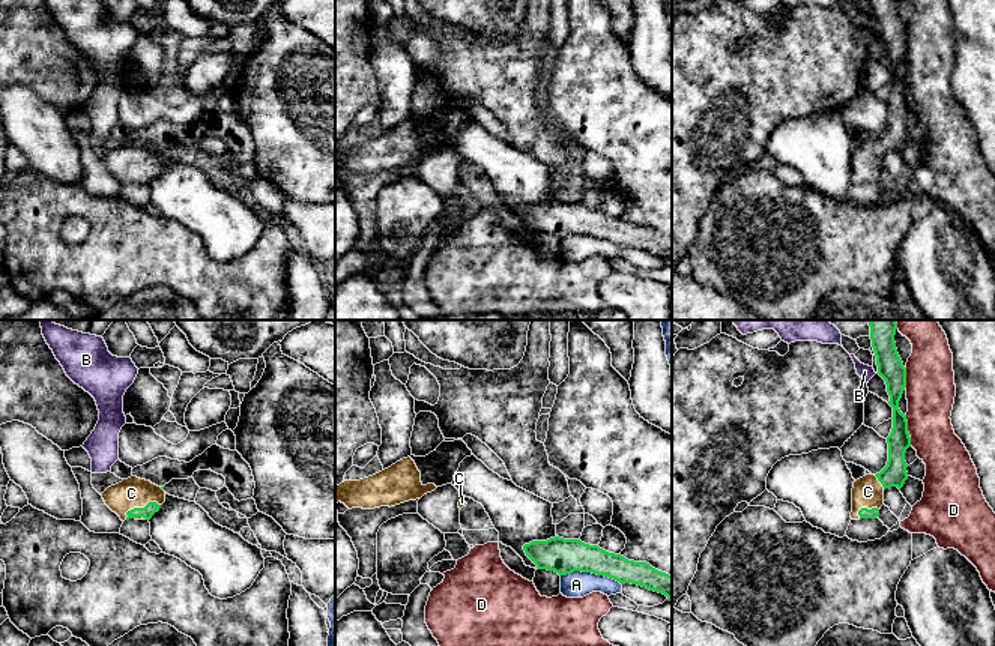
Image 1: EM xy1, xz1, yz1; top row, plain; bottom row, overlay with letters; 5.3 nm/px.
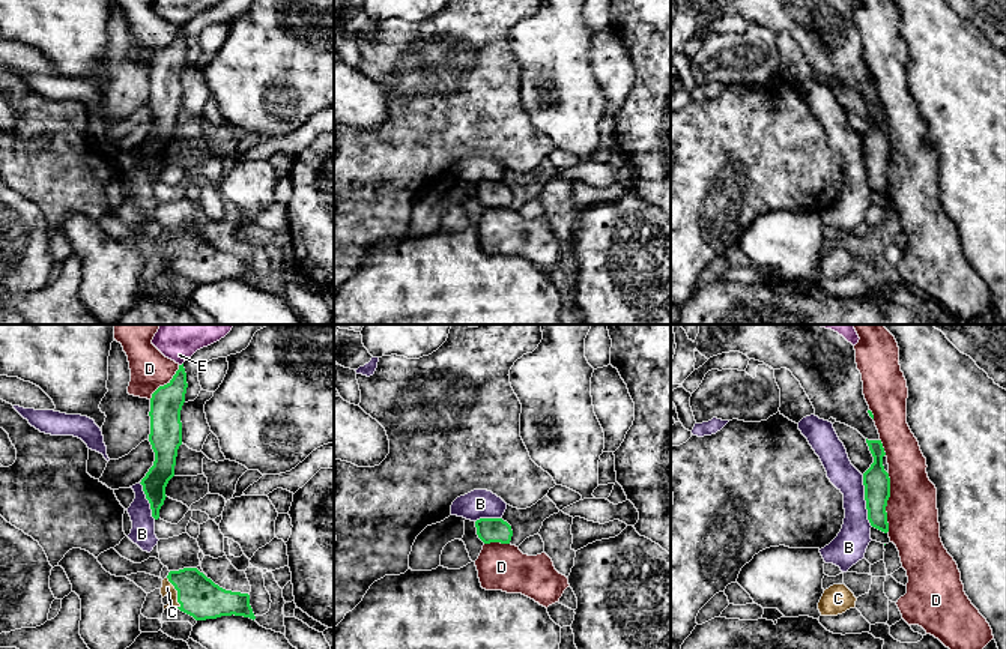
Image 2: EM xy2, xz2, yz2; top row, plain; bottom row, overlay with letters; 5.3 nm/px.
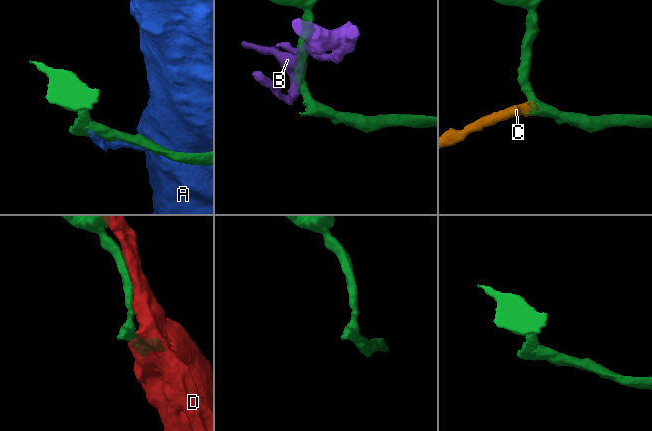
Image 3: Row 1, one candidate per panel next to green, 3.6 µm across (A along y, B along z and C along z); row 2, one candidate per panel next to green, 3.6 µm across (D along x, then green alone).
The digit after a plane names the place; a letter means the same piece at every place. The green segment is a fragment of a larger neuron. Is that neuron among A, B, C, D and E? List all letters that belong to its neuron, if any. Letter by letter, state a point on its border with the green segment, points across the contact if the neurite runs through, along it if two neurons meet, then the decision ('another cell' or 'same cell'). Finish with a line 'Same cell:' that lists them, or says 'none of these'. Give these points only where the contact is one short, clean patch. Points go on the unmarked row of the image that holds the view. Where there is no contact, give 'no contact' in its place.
A: contact xz1 (591, 235); another cell
B: contact yz2 (865, 163); border yz2 (862, 138), (866, 182), (872, 190); another cell
C: contact xy1 (140, 172); way xy1 (151, 172), (140, 172), (131, 156); same cell
D: contact yz2 (886, 167); another cell
E: contact xy2 (182, 27); another cell
Same cell: C

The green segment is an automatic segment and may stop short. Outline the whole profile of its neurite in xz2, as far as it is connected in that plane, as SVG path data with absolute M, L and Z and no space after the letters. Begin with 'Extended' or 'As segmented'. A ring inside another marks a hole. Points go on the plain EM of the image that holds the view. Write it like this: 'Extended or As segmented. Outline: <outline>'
As segmented. Outline: M480 182L475 185L477 198L484 207L510 207L513 194L502 182Z

